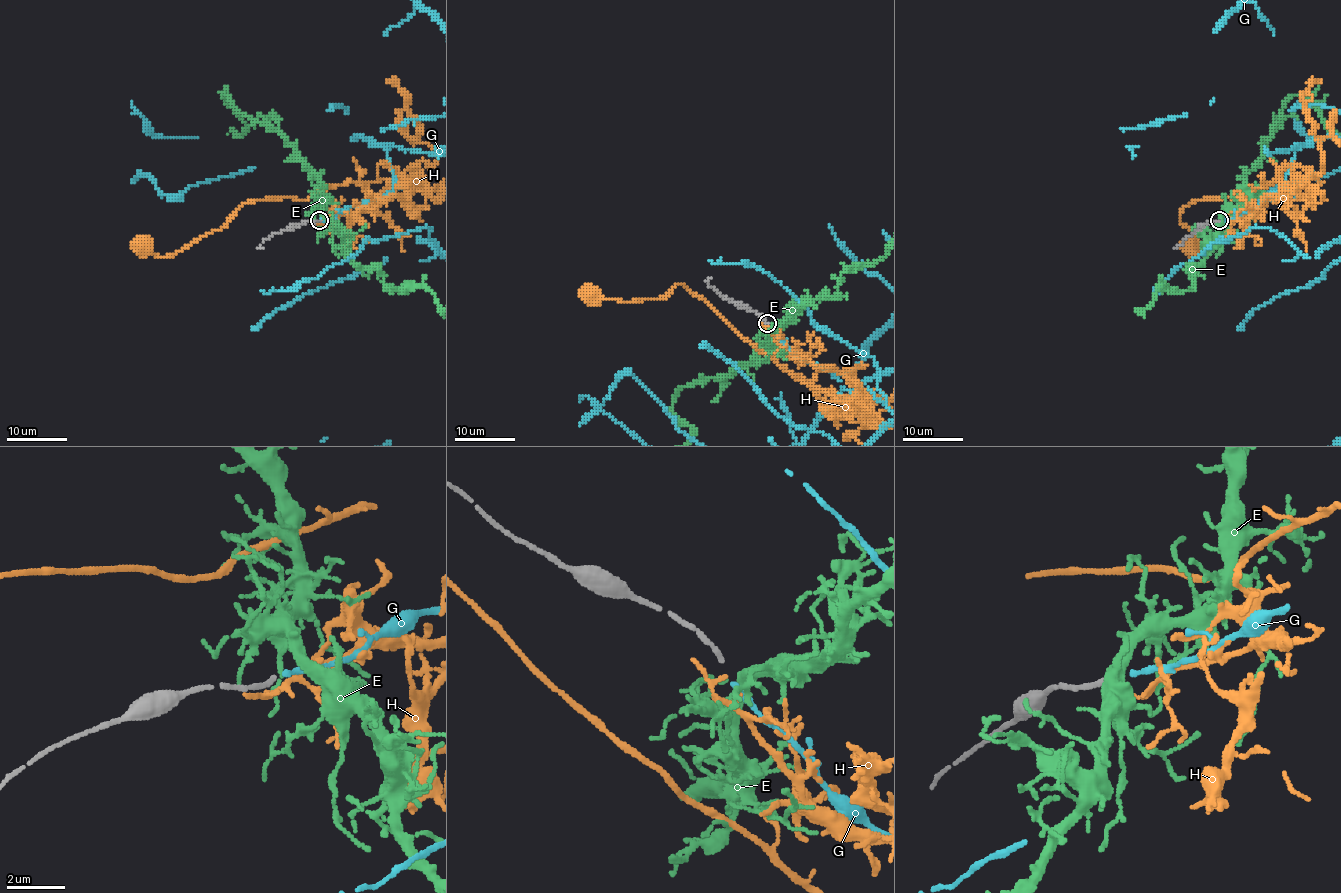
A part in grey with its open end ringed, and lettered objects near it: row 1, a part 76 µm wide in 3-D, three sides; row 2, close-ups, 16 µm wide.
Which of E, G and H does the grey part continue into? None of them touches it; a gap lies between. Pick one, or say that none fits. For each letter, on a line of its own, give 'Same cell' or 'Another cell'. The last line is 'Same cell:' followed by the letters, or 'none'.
E: Another cell
G: Same cell
H: Another cell
Same cell: G

